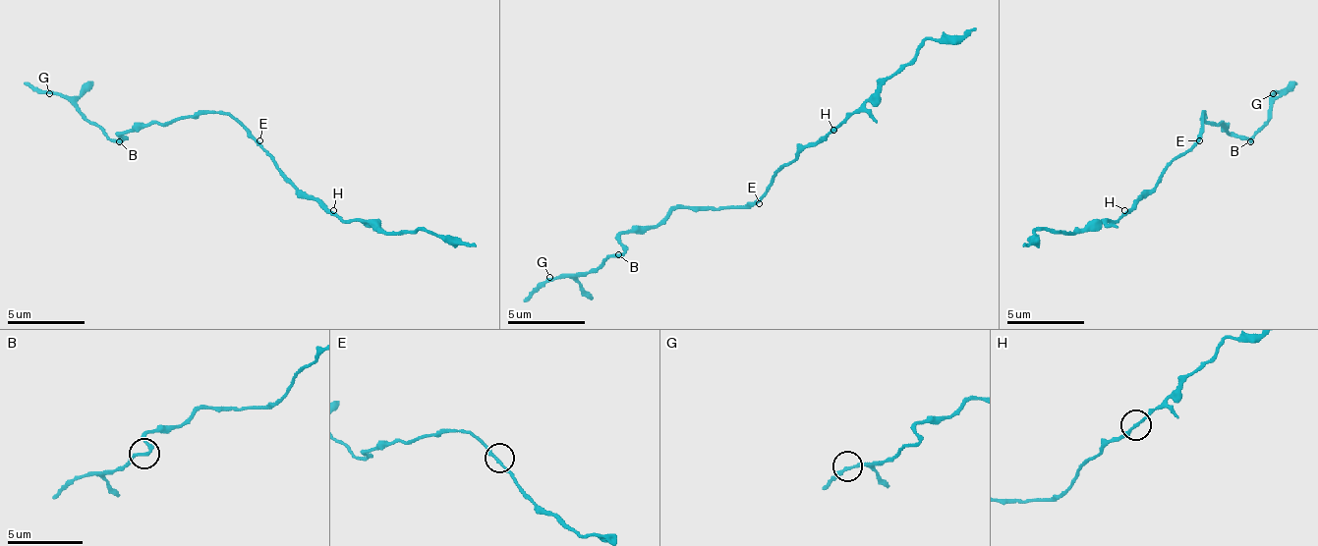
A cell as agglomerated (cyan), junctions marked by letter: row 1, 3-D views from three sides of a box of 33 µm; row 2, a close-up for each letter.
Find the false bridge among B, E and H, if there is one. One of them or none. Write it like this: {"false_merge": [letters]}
{"false_merge": ["B"]}

